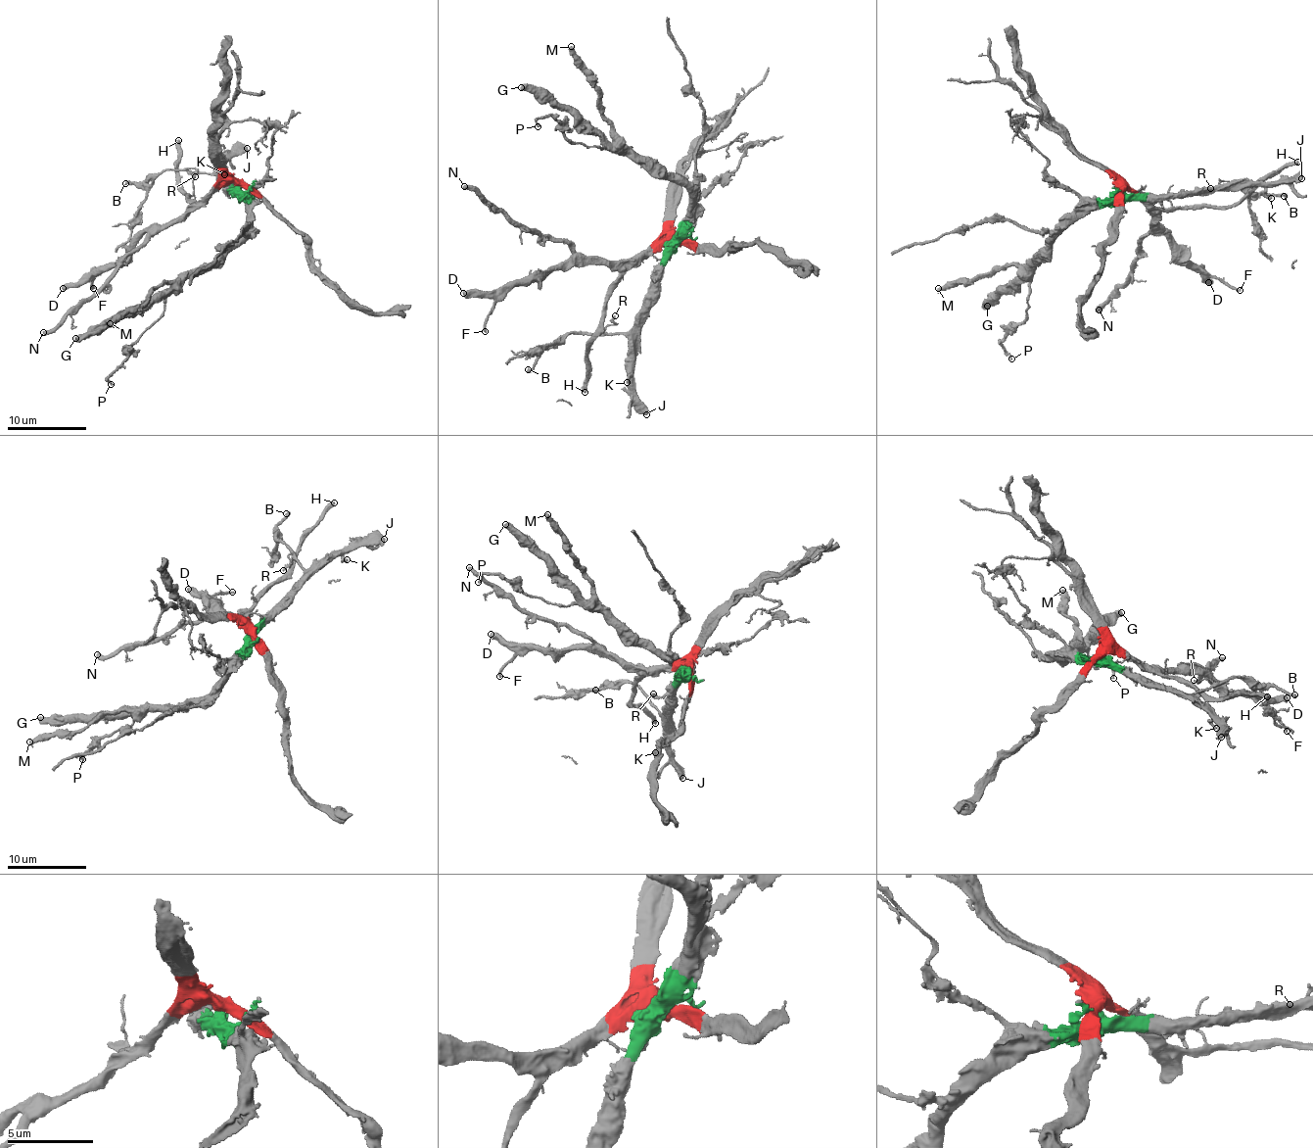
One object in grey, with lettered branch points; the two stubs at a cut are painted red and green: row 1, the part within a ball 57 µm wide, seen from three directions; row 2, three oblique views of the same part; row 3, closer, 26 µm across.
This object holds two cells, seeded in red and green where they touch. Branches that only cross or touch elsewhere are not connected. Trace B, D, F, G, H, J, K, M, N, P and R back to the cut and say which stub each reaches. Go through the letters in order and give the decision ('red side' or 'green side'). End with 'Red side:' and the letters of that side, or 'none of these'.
B: green side
D: red side
F: red side
G: green side
H: red side
J: green side
K: green side
M: green side
N: red side
P: green side
R: green side
Red side: D, F, H, N

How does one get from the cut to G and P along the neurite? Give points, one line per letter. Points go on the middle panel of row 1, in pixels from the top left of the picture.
G: (676, 242), (690, 204), (687, 188), (652, 162), (623, 146), (606, 142), (570, 113), (542, 102), (521, 86)
P: (676, 242), (690, 204), (687, 188), (628, 151), (574, 143), (549, 116), (538, 120), (538, 127)

